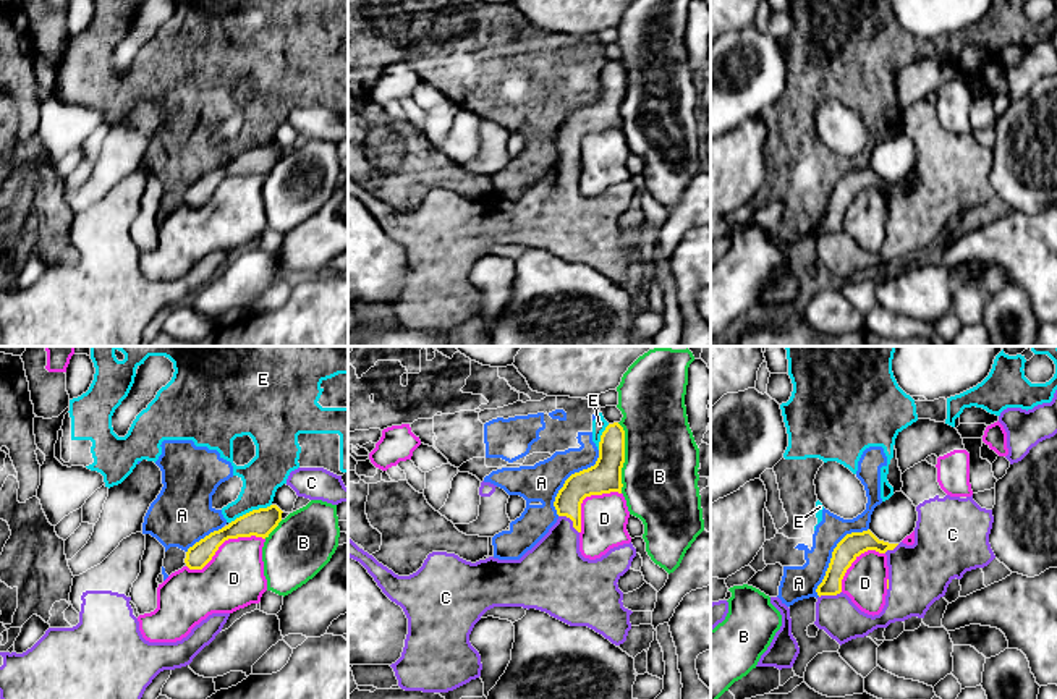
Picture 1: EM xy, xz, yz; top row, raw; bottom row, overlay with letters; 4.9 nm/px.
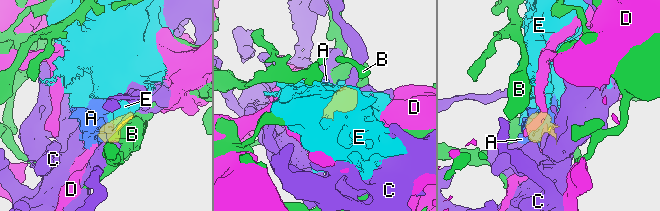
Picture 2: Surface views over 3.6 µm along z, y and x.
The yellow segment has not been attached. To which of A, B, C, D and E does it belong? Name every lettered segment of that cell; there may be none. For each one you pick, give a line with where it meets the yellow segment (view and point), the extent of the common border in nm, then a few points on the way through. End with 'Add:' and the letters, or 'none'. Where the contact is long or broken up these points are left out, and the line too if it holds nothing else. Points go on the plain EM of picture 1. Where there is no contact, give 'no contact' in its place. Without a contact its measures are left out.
C: contact xz (572, 157); length 140 nm
Add: C

